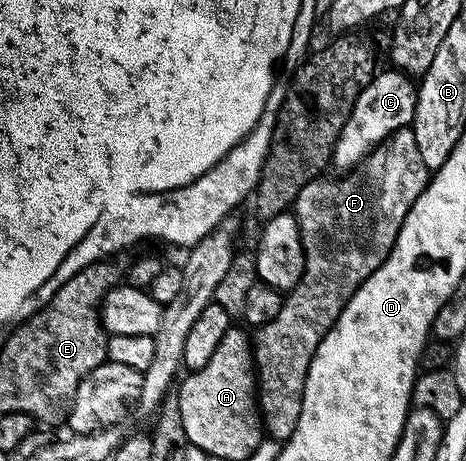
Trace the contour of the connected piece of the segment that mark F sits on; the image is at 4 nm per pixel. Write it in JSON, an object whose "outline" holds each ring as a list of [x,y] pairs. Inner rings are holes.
{"outline":[[[399,129],[379,143],[356,169],[332,182],[329,176],[308,182],[293,201],[291,213],[297,218],[299,232],[305,249],[305,271],[294,290],[284,295],[279,316],[271,324],[256,331],[252,343],[255,359],[256,385],[259,387],[260,425],[272,441],[284,444],[299,428],[299,412],[303,412],[303,392],[311,360],[323,340],[323,336],[333,327],[339,312],[351,300],[351,296],[367,280],[367,276],[380,268],[387,260],[407,212],[419,200],[431,177],[431,172],[419,156],[419,144],[415,144],[412,129]]]}

